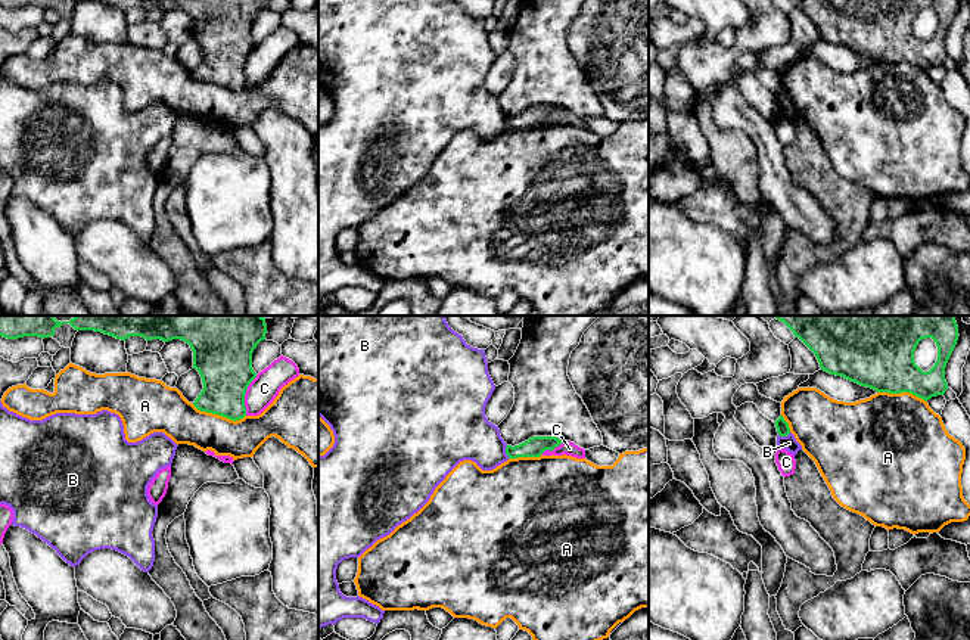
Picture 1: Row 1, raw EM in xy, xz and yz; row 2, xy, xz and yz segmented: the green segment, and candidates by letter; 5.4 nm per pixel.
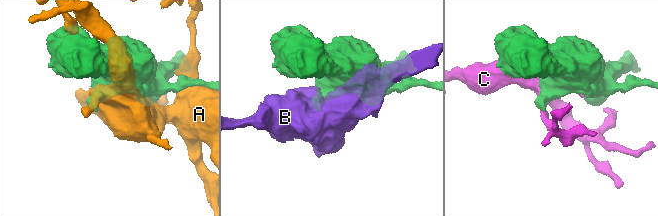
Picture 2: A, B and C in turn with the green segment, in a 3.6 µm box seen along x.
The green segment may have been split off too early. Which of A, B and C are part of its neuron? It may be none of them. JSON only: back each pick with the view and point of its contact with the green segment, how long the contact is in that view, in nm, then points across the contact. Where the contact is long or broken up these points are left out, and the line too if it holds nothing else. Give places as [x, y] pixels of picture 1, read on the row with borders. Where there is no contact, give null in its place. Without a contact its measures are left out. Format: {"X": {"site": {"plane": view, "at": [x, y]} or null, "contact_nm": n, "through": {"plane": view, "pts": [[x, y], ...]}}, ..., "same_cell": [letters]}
{"same_cell": []}

